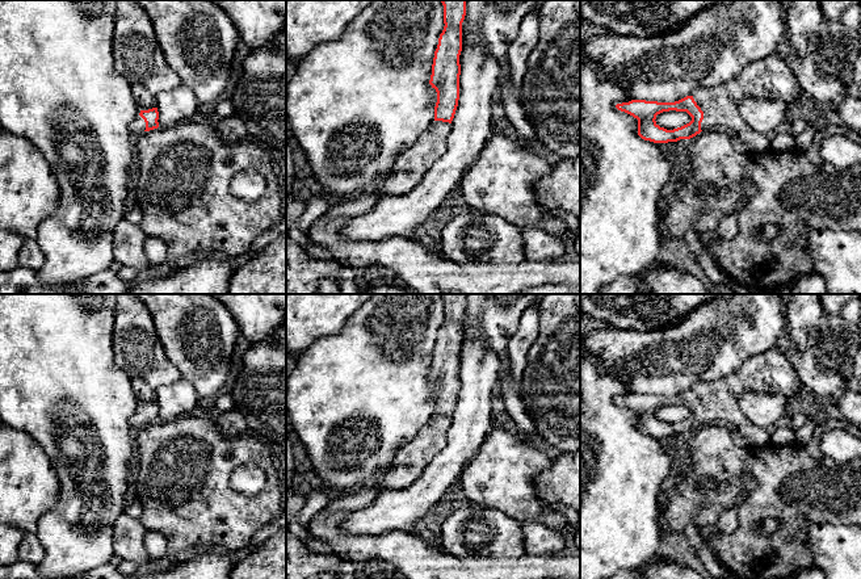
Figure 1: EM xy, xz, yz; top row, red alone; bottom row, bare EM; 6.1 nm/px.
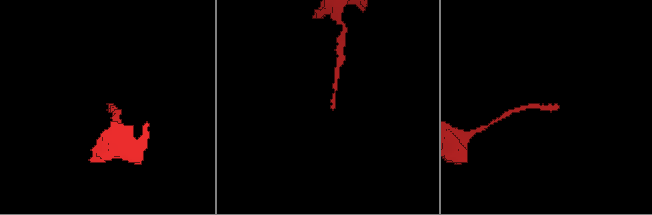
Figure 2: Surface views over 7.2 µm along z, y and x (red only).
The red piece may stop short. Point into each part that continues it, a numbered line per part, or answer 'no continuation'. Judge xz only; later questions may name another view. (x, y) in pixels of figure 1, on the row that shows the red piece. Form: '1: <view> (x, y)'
1: xz (410, 168)

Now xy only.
1: xy (138, 126)

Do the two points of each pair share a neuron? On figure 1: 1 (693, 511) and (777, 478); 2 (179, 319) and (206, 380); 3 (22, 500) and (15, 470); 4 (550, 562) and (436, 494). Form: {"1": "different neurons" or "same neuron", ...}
{"1": "same neuron", "2": "same neuron", "3": "same neuron", "4": "different neurons"}

